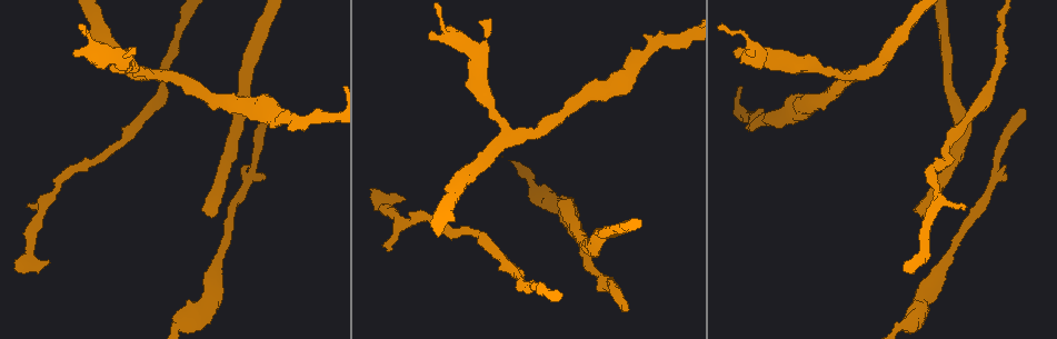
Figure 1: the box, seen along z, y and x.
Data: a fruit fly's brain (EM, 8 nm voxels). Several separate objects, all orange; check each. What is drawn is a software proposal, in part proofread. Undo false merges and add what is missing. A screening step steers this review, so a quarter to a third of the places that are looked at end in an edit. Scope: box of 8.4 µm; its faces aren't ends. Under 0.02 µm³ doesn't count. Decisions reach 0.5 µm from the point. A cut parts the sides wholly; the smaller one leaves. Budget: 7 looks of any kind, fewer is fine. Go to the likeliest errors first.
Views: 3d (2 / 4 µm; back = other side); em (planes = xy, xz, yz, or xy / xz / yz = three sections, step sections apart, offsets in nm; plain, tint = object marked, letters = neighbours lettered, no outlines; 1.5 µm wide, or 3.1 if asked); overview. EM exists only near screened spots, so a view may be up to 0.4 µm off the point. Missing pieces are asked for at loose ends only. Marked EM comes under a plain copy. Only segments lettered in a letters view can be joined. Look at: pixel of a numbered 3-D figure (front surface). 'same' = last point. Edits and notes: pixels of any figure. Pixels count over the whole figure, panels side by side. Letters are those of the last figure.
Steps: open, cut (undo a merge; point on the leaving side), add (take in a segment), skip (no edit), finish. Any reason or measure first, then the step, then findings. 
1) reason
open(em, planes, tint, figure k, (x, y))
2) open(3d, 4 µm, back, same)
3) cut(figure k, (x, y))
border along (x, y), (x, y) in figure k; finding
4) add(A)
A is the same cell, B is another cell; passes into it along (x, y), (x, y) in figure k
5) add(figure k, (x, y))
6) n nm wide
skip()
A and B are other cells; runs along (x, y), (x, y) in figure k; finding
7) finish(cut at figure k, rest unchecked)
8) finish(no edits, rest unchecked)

free end
open(3d, 4 µm, figure 1, (202, 208))

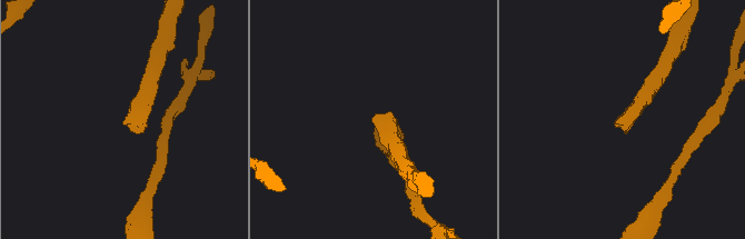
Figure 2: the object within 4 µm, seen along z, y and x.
need the tissue
open(em, planes, letters, figure 2, (128, 124))

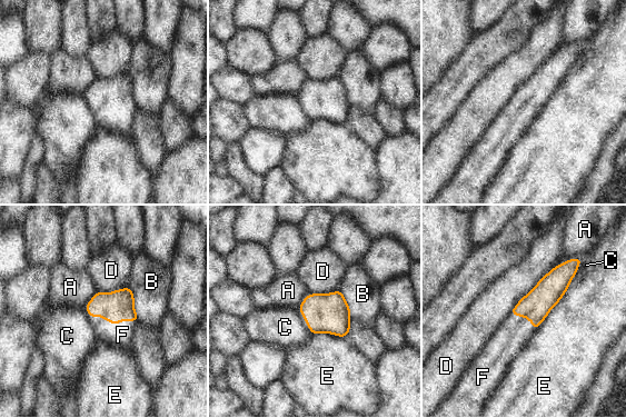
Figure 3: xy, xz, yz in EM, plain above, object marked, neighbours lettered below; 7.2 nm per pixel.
220 nm wide
add(F)
F is the same cell, A, B, C, D and E are other cells; passes into it along (117, 306), (115, 324), (122, 335) in figure 3; it goes on there

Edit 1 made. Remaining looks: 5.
long arm stops here
open(3d, 2 µm, figure 1, (1024, 110))

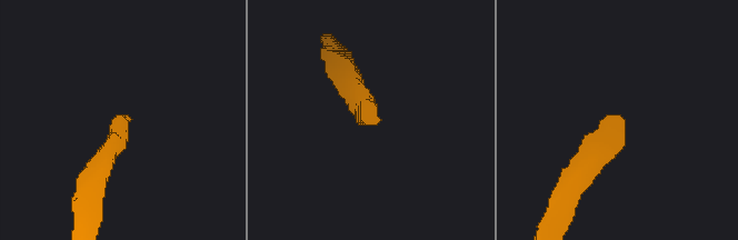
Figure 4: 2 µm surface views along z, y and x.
now the EM
open(em, planes, letters, figure 4, (371, 123))

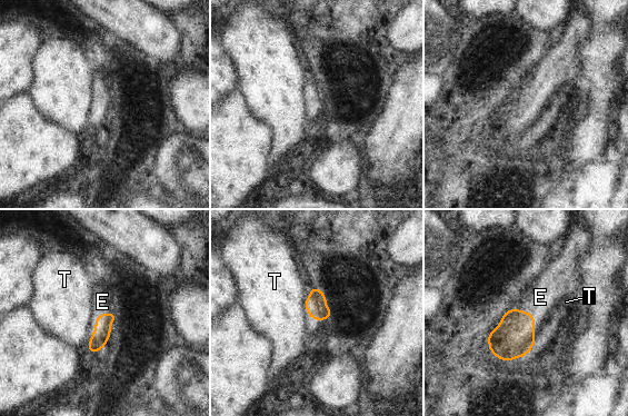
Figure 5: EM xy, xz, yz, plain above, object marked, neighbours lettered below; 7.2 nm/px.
130 nm wide
add(E)
E is the same cell, T is another cell; passes into it along (102, 326), (105, 314), (102, 301) in figure 5; it goes on there

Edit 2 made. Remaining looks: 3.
open(overview)

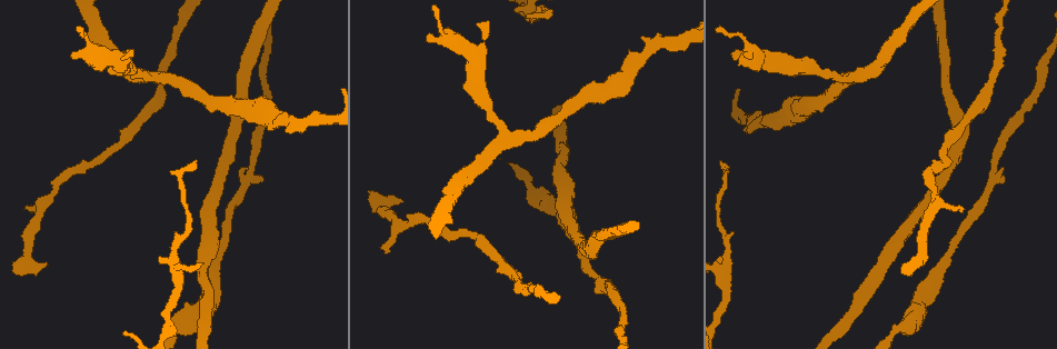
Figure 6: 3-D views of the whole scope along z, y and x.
an open end
open(em, xz, step 8, letters, figure 6, (732, 56))

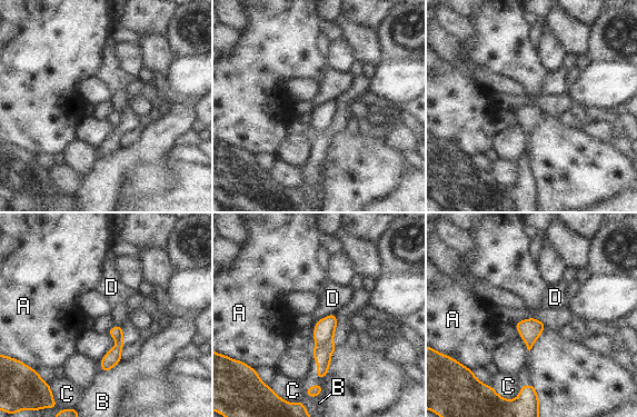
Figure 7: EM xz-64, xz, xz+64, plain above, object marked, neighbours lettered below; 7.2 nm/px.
skip()
A, B, C and D are other cells; none of them fits

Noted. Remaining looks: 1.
finish(add at figure 3, add at figure 5, rest unchecked)

